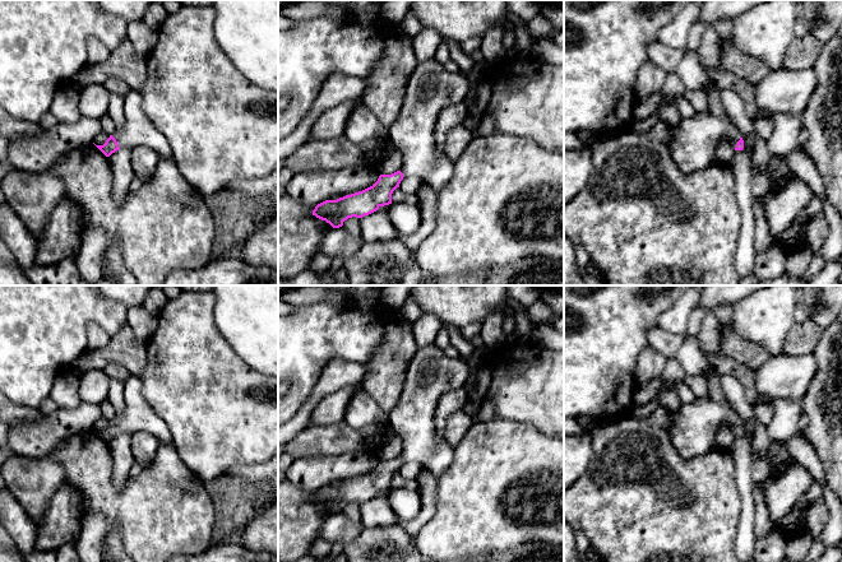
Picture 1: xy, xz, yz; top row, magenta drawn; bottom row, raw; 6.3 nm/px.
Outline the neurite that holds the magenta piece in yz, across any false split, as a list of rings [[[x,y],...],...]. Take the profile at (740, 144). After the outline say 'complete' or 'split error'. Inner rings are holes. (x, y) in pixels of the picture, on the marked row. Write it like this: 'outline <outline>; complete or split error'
outline [[[709,111],[697,112],[695,116],[683,119],[679,125],[671,125],[670,153],[677,168],[684,173],[691,173],[707,168],[716,155],[717,145],[727,140],[735,150],[744,149],[744,140],[736,124],[730,116],[717,117]]]; split error

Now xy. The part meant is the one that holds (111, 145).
outline [[[134,89],[124,97],[125,122],[116,127],[103,145],[96,145],[106,157],[120,148],[144,145],[151,148],[159,158],[172,155],[167,139],[157,130],[154,124],[142,110],[142,94]]]; split error

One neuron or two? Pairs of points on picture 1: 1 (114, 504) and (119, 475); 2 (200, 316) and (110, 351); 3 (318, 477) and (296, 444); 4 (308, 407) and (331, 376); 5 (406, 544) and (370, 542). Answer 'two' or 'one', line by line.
1: two
2: two
3: two
4: one
5: one

